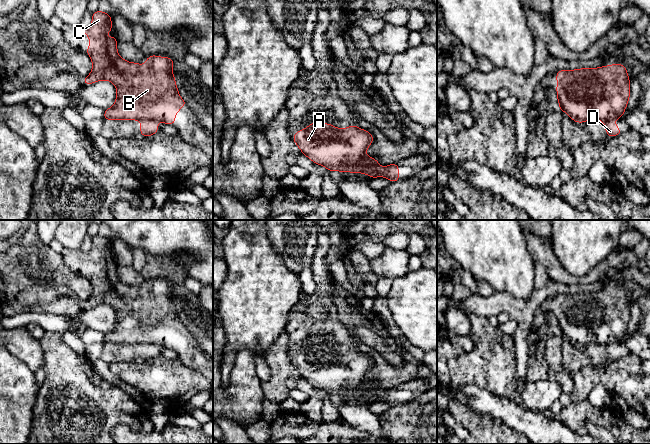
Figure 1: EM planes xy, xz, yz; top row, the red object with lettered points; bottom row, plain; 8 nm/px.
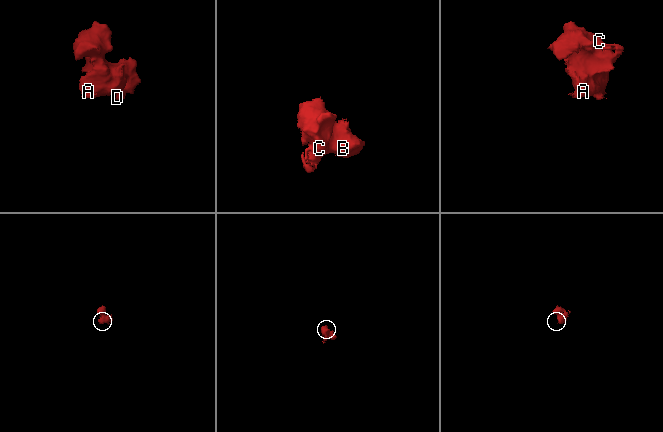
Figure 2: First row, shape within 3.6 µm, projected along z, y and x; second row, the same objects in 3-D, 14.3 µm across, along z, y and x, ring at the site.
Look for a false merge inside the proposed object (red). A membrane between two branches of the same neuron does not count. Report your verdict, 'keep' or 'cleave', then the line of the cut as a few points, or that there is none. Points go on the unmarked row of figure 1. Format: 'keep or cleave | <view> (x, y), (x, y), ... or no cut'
cleave | xz (380, 395), (366, 393), (362, 396)

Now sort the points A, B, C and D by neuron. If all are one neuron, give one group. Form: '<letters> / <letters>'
A B C / D

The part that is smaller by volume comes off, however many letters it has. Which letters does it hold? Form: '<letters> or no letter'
D

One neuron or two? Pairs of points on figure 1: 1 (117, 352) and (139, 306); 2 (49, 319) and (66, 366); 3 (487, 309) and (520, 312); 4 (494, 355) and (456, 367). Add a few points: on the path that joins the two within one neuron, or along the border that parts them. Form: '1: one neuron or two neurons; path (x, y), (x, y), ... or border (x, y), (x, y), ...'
1: two neurons; border (104, 343), (139, 344)
2: two neurons; border (45, 331), (53, 331), (60, 335)
3: one neuron; path (495, 306), (512, 306)
4: one neuron; path (485, 364), (478, 367), (465, 367)

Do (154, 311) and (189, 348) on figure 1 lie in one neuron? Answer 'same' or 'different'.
same

